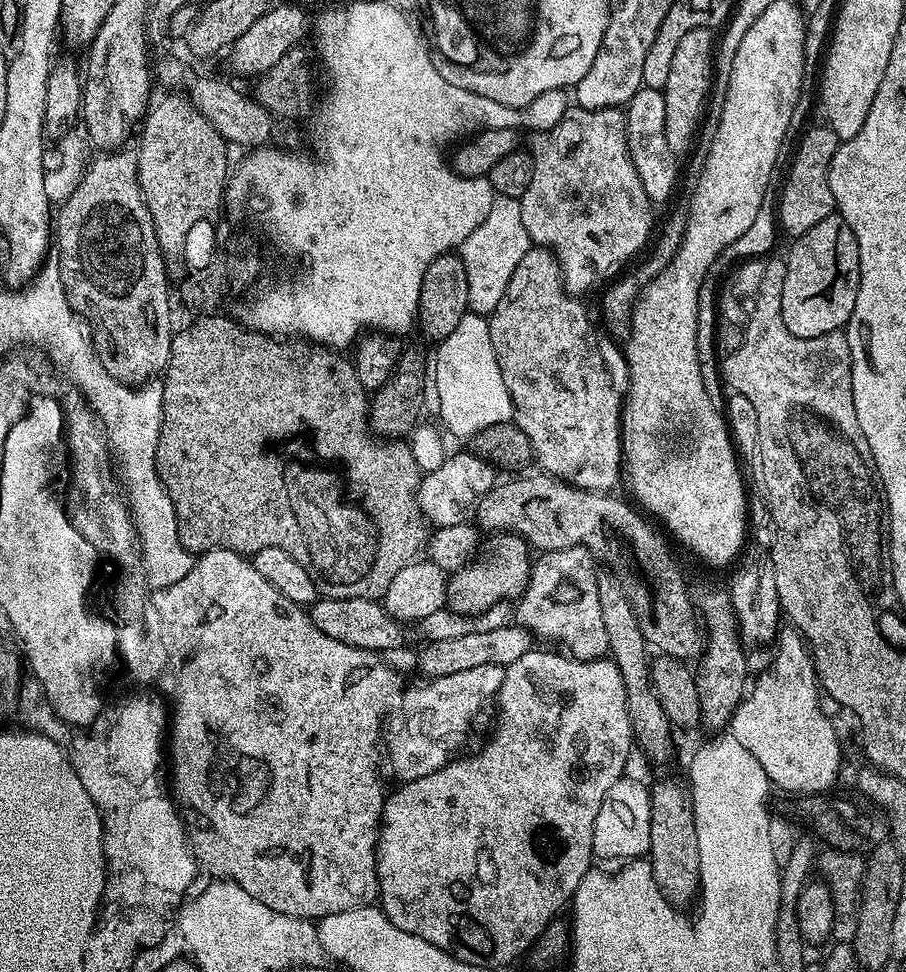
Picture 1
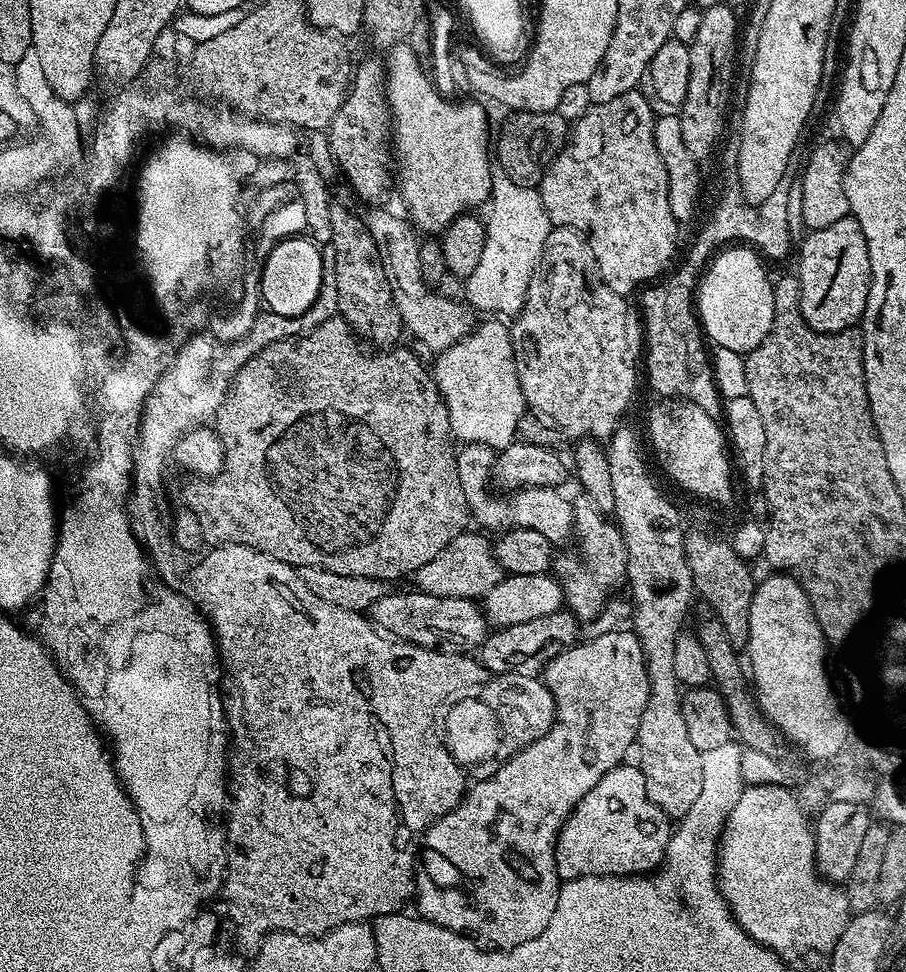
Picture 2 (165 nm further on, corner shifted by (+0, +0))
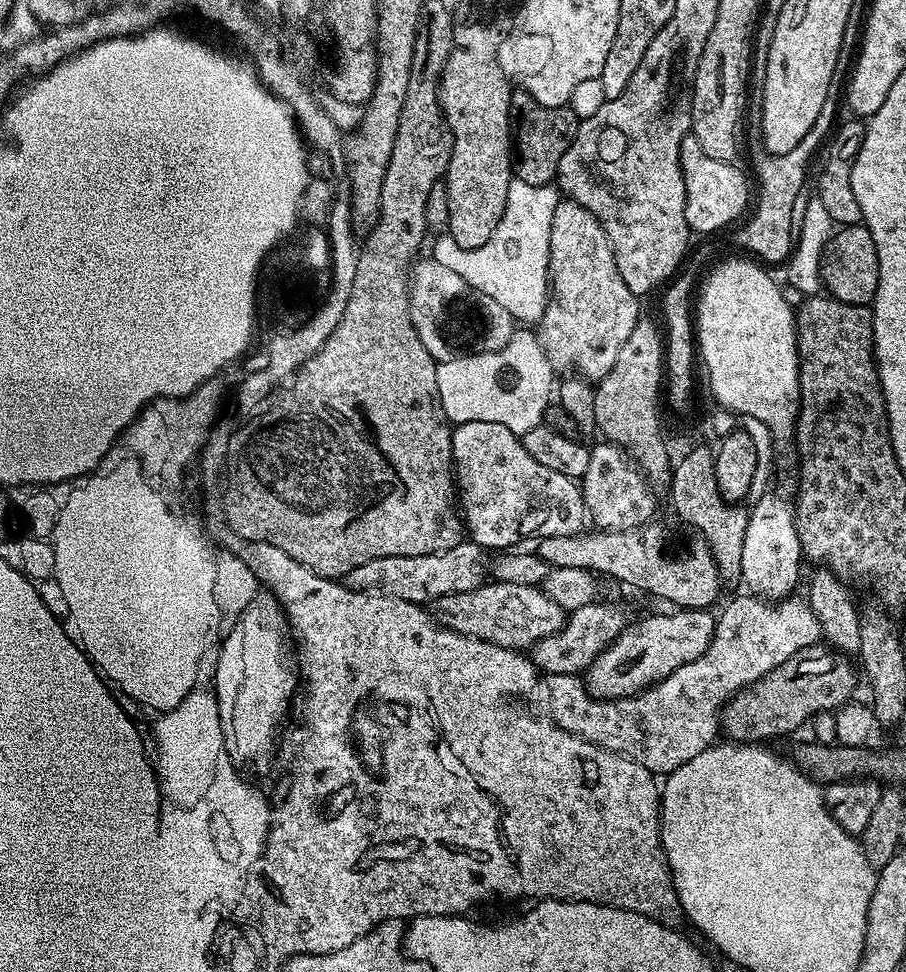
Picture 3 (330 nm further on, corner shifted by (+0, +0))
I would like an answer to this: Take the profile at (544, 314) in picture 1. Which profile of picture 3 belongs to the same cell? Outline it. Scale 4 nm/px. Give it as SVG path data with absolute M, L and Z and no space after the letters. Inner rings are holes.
M560 198L558 200L557 206L554 208L553 225L550 226L549 246L550 262L548 264L548 274L550 277L550 291L546 310L542 314L540 321L538 321L540 345L546 354L546 358L552 363L553 369L572 368L568 370L579 374L583 379L589 382L599 382L610 370L610 366L614 366L614 358L618 358L618 350L622 350L622 345L626 343L626 338L630 338L630 333L633 332L634 326L642 319L642 312L640 312L641 301L632 293L630 286L626 286L626 282L622 282L622 274L618 274L618 262L614 262L614 250L610 246L610 238L606 238L606 230L602 230L596 215L590 210L586 210L586 206L582 206L578 201L571 198Z

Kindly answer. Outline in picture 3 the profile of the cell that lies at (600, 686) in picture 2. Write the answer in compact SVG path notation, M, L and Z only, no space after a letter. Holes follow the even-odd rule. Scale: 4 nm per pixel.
M702 608L668 611L672 612L664 612L661 616L644 616L633 624L632 621L627 623L622 634L618 634L618 638L614 638L614 642L606 646L606 650L602 650L598 658L594 658L594 662L588 667L586 673L586 685L591 696L600 700L617 700L633 696L641 692L643 688L649 688L662 678L674 674L678 666L686 666L686 662L694 662L694 658L702 658L702 654L706 652L706 646L710 646L716 633L716 616L711 611Z

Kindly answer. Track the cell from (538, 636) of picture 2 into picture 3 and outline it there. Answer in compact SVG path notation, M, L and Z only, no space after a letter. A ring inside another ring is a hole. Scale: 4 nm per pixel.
M593 602L586 606L578 606L578 610L567 613L564 626L559 628L550 638L542 638L530 649L530 659L537 673L552 675L580 676L587 673L588 667L622 634L626 625L624 612L616 604L600 604Z

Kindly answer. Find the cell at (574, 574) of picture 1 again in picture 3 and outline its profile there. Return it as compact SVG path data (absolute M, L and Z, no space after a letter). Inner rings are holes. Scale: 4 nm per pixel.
M599 441L589 449L589 465L580 479L585 511L599 531L634 529L655 516L658 500L653 485L629 458L626 451L611 441Z

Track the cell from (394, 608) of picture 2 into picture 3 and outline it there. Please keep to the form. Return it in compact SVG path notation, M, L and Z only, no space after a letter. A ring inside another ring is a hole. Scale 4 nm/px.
M493 579L462 594L446 594L434 602L434 620L441 628L513 650L528 650L542 638L550 638L564 626L566 613L540 586L518 586L518 582Z

